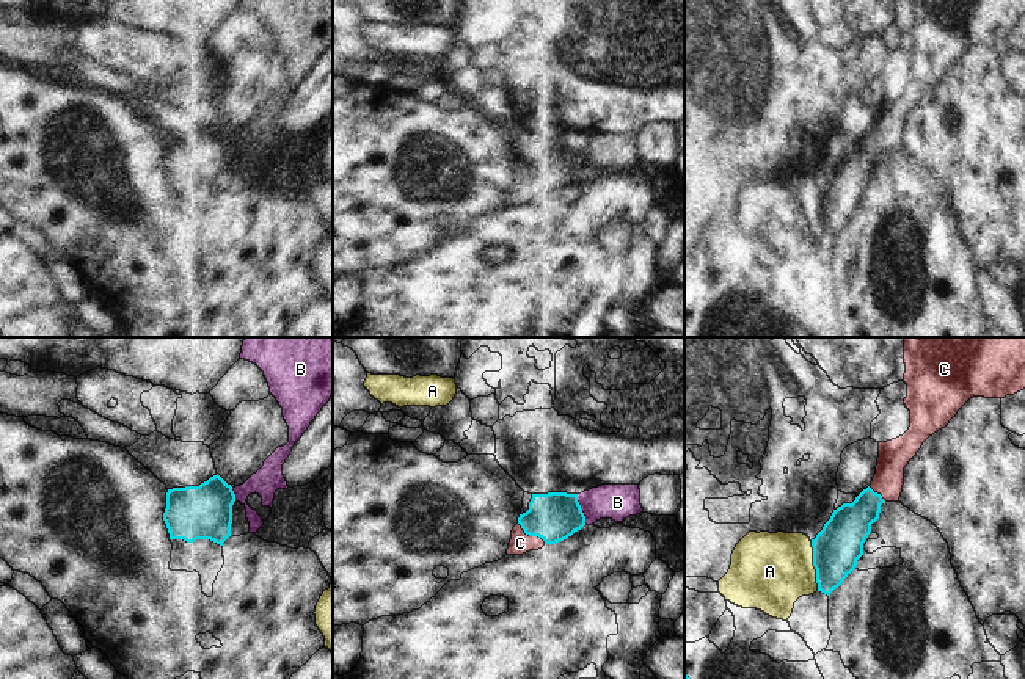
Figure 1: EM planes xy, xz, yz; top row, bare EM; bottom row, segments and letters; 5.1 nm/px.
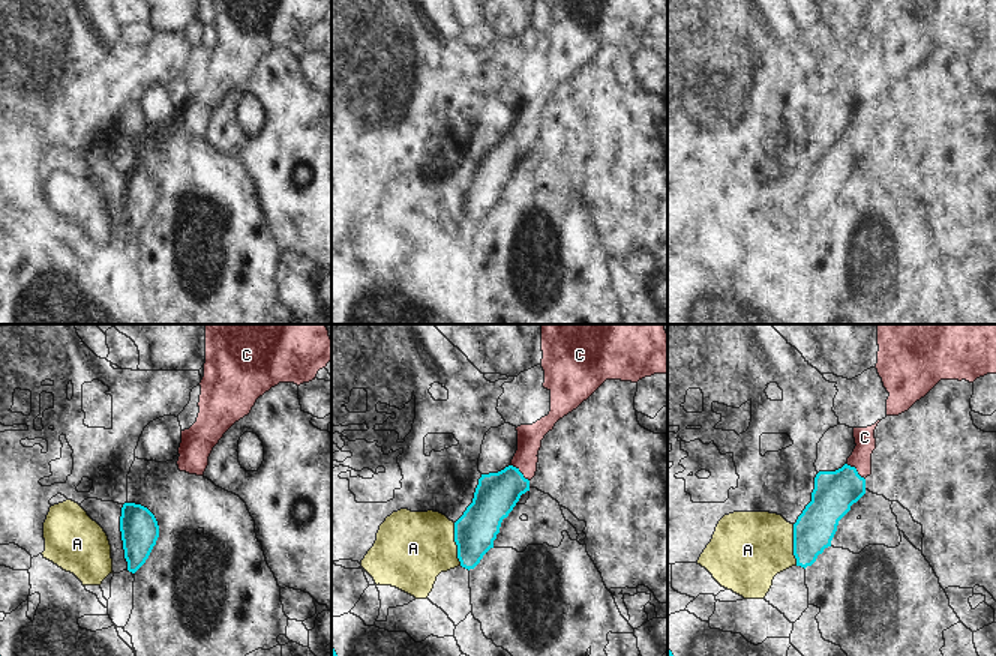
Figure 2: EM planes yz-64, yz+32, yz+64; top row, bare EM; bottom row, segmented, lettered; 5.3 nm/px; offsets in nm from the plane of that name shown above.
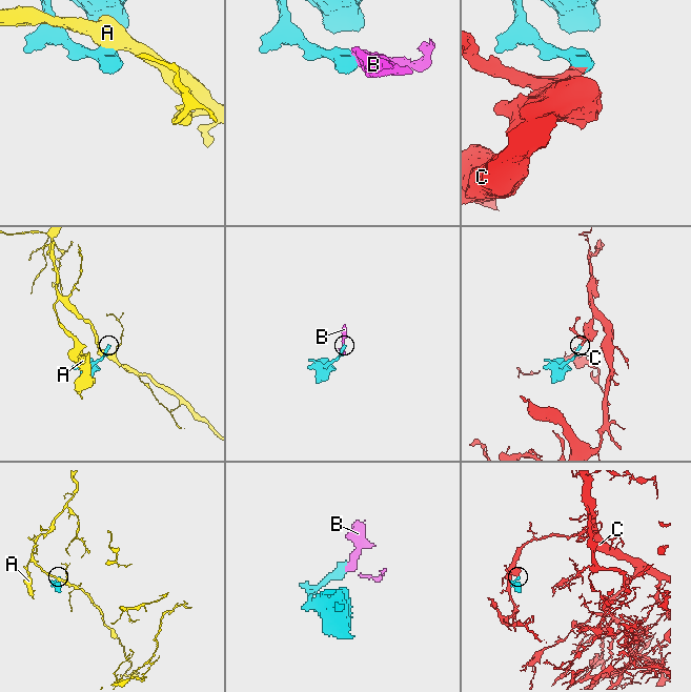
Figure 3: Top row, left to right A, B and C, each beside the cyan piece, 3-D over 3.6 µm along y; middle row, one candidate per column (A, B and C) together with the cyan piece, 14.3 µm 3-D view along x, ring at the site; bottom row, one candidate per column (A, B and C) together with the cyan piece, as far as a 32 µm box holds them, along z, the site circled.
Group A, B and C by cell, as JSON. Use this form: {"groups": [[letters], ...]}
{"groups": [["A"], ["B"], ["C"]]}

